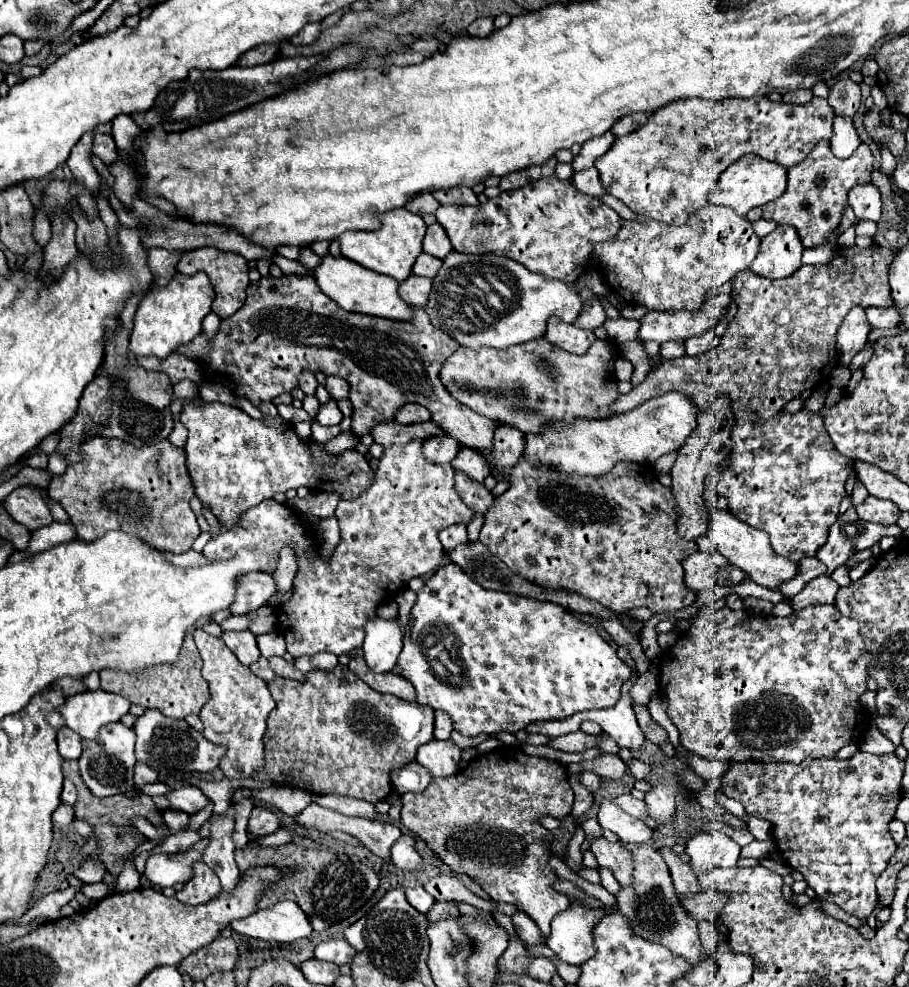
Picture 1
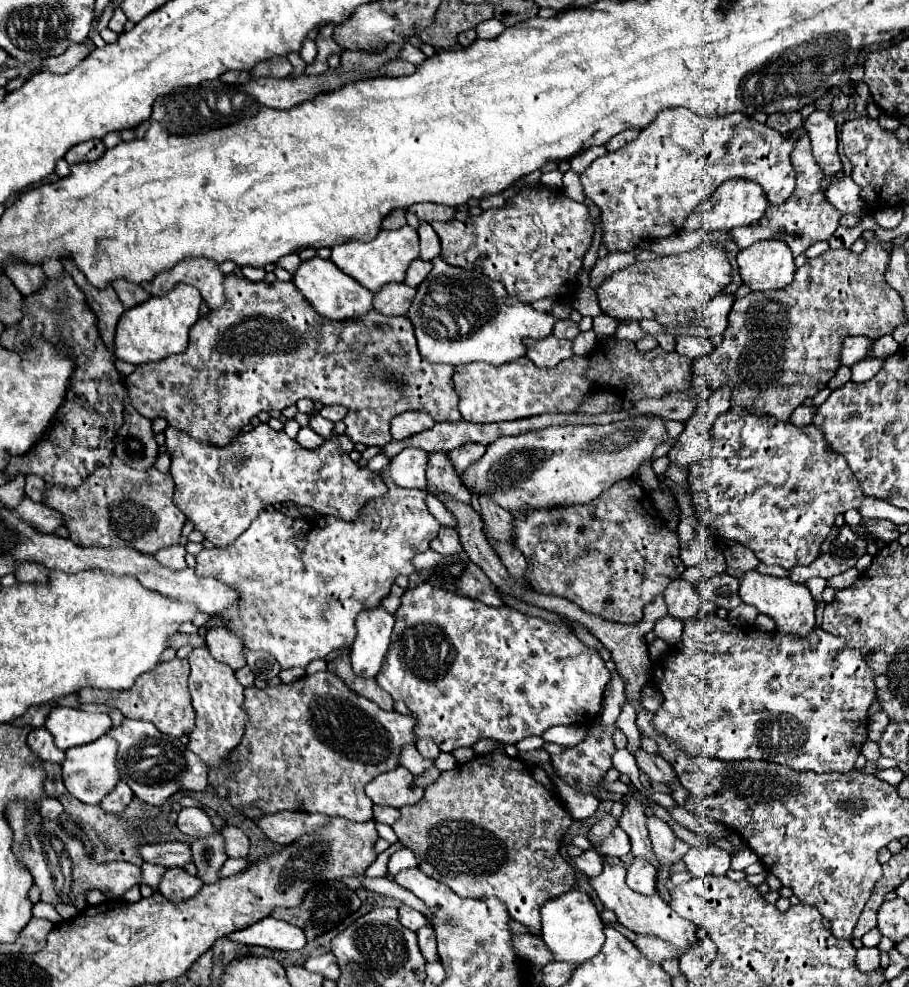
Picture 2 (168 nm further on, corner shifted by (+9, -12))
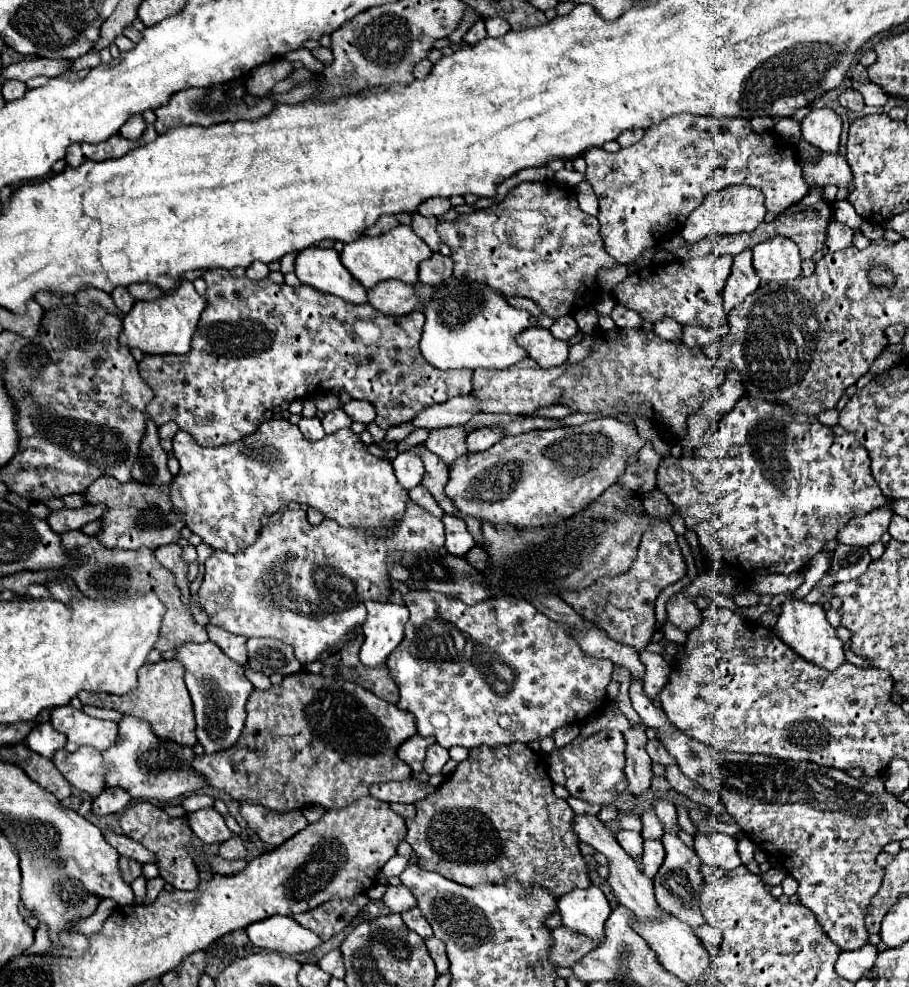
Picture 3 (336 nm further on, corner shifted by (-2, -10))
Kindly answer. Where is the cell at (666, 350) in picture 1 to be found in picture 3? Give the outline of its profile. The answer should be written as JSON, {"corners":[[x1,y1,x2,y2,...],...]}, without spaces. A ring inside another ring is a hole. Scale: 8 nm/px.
{"corners":[[666,318,666,320,654,322,654,332,656,332,662,340,676,340,676,338,682,336,682,326,676,324,676,320]]}

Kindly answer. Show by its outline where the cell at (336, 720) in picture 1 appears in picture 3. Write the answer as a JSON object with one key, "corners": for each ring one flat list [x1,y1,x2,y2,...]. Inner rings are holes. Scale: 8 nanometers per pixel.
{"corners":[[300,670,284,676,280,686,254,690,246,702,246,714,244,732,232,750,220,750,220,754,200,754,192,760,192,770,196,774,200,774,210,786,228,792,234,800,258,802,280,814,312,804,320,804,324,808,344,808,354,800,368,796,368,788,376,782,392,782,412,776,412,770,398,760,396,750,404,740,416,734,414,716,384,702,358,684]]}

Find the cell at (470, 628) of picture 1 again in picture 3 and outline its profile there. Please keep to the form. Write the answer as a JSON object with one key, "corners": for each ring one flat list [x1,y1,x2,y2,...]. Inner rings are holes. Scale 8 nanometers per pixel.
{"corners":[[410,590,404,596,404,604,410,610,410,620,406,626,406,634,404,634,404,642,400,642,400,646,396,646,396,650,392,650,392,654,388,656,388,668,390,674,400,690,400,700,398,700,398,708,404,712,414,714,416,718,416,728,420,736,434,736,436,742,444,748,452,748,452,746,464,746,464,748,476,748,476,746,500,746,500,744,512,744,512,742,532,742,532,740,540,740,550,736,556,728,560,726,572,725,578,722,579,725,586,722,590,712,594,712,596,708,600,708,606,702,606,686,610,684,610,676,612,676,612,662,604,660,604,658,594,658,588,656,580,650,578,642,568,634,564,624,558,624,554,620,550,620,548,616,544,616,542,612,538,612,530,602,526,602,524,598,514,598,514,596,502,596,502,598,488,598,484,602,478,602,474,606,468,606,456,598,448,598,444,594,438,592,426,592,426,590]]}

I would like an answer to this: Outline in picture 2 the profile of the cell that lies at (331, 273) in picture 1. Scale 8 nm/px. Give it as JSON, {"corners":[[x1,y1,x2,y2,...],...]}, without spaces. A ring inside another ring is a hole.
{"corners":[[315,256,313,260,301,262,297,272,293,274,293,282,307,298,307,302,329,320,355,320,373,310,373,292,357,284,357,280,347,276,345,272,341,272,331,260]]}

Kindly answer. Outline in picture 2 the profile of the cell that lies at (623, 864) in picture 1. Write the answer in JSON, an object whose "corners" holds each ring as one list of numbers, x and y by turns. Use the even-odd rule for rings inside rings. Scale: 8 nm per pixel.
{"corners":[[605,864,603,872,599,876,591,878,591,888,597,892,599,900,611,908,617,914,617,920,627,926,629,930,637,932,637,934,651,934,651,936,659,936,661,940,669,940,677,946,679,956,685,954,689,950,689,946,693,946,697,942,695,938,695,930,697,926,691,920,681,918,675,910,671,910,671,906,659,898,659,894,653,896,643,896,639,892,633,892,631,888,627,888,625,884,625,868,619,864]]}

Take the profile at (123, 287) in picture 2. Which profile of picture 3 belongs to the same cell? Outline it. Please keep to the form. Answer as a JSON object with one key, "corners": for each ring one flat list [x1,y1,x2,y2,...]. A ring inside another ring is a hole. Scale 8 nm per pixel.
{"corners":[[116,288,114,292,112,292,112,298,114,298,114,302,116,302,116,306,120,308,120,312,130,312,130,308,132,308,132,304,134,304,134,300,132,300,132,296,128,294,128,290,126,288]]}

